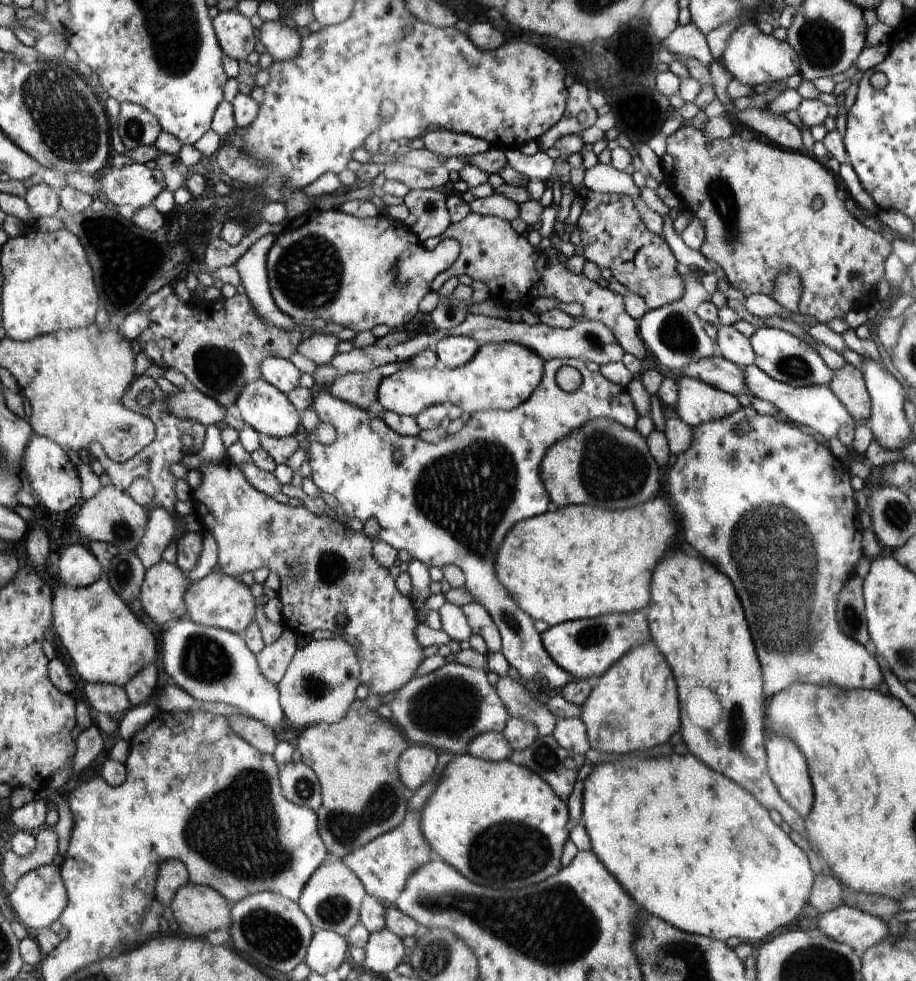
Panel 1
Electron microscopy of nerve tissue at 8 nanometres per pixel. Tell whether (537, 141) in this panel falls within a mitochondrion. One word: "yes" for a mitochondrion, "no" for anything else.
no

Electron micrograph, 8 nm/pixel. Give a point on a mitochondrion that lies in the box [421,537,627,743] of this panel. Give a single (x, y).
(586, 638)

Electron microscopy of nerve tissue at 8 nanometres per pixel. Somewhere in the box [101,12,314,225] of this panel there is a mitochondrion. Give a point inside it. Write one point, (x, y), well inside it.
(135, 128)

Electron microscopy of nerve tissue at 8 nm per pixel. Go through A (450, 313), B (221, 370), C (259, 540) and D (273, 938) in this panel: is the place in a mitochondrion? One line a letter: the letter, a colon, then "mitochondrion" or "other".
A: mitochondrion
B: mitochondrion
C: other
D: mitochondrion

